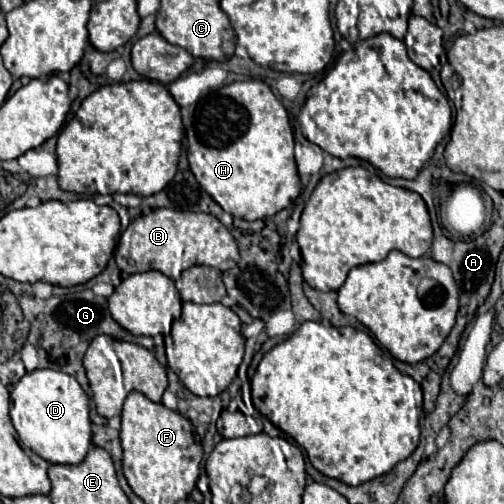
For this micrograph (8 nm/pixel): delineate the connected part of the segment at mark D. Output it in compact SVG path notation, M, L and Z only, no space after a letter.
M58 370L28 372L10 392L10 418L20 442L50 464L80 464L92 442L88 396L70 374Z

